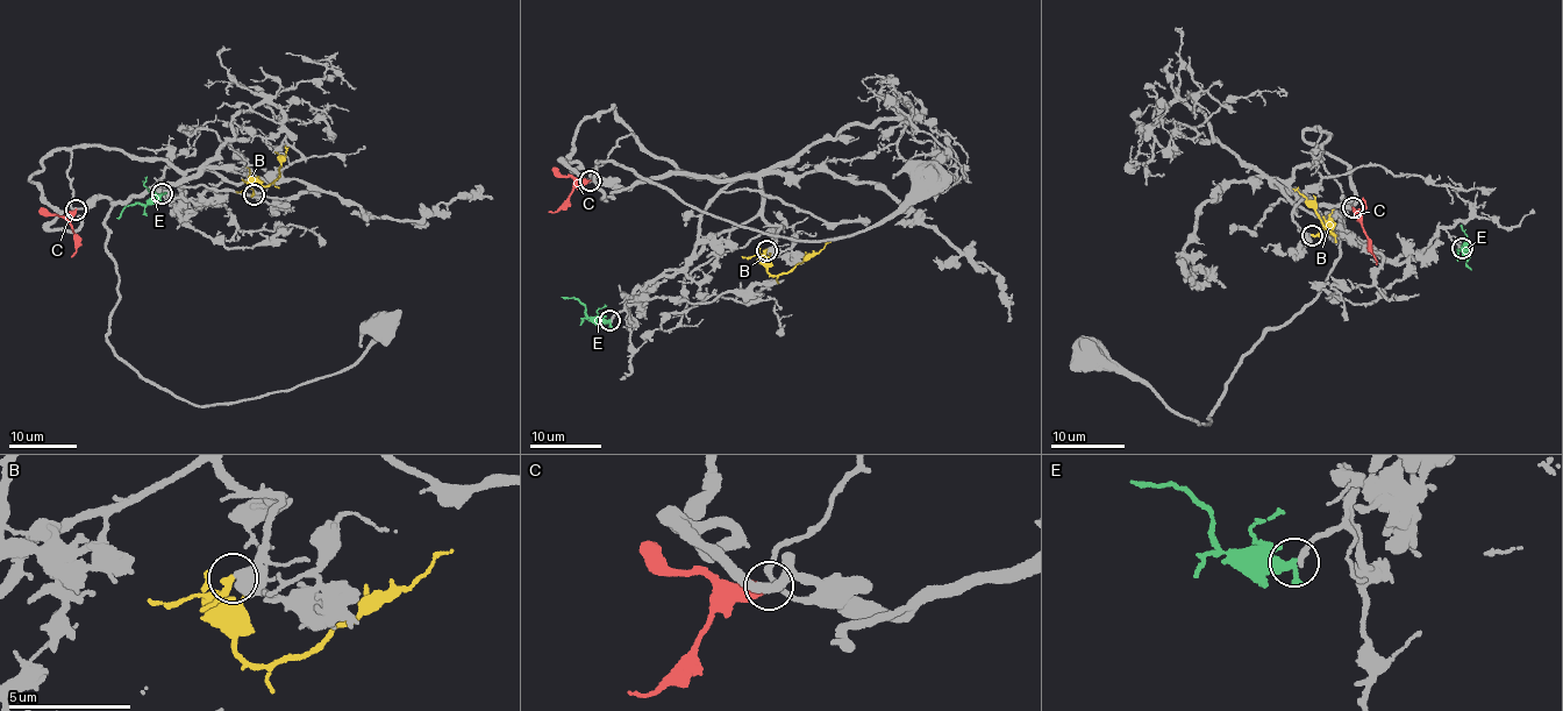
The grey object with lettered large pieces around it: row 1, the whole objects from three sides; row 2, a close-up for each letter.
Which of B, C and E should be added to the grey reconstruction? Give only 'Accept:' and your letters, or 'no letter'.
Accept: B

